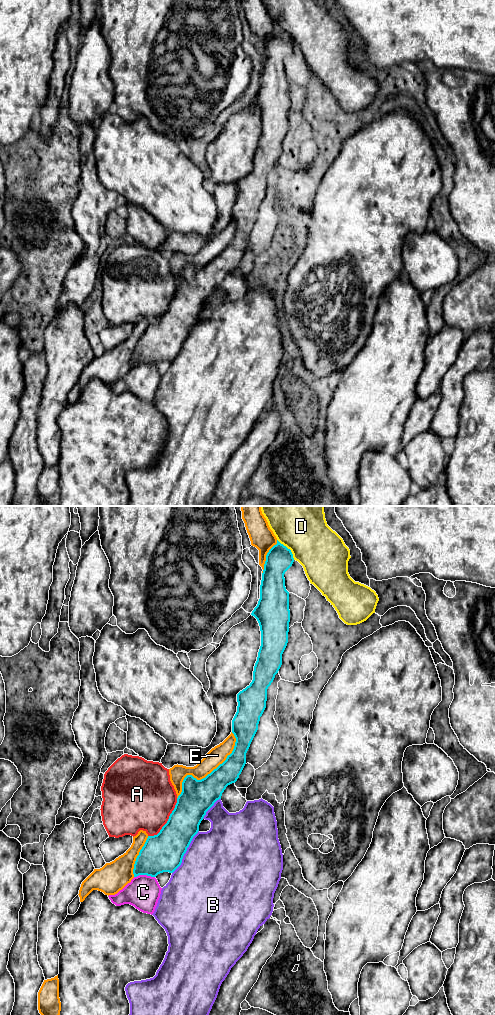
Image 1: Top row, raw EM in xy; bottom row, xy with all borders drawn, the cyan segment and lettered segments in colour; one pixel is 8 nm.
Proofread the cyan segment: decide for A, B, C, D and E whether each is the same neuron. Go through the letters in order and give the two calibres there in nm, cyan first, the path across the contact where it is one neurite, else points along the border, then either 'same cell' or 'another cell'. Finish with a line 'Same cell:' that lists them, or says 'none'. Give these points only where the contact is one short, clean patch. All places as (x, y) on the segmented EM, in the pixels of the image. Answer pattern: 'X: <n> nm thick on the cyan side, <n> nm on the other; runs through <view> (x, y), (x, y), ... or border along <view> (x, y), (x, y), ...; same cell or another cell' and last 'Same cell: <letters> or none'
A: 300 nm thick on the cyan side, 480 nm on the other; another cell
B: 300 nm thick on the cyan side, 500 nm on the other; another cell
C: 300 nm thick on the cyan side, 280 nm on the other; another cell
D: 220 nm thick on the cyan side, 440 nm on the other; another cell
E: 280 nm thick on the cyan side, 140 nm on the other; same cell
Same cell: E

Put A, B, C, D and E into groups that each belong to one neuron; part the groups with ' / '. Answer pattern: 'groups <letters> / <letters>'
groups A / B / C / D / E

